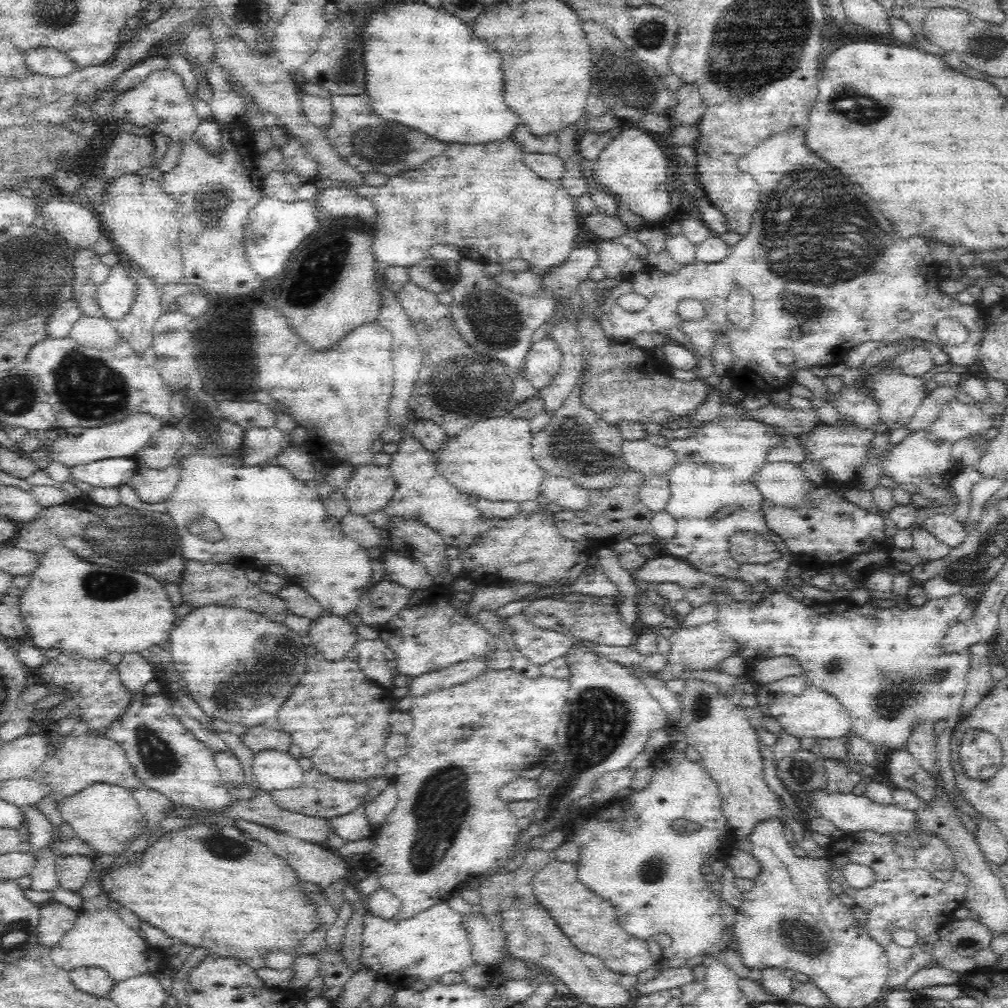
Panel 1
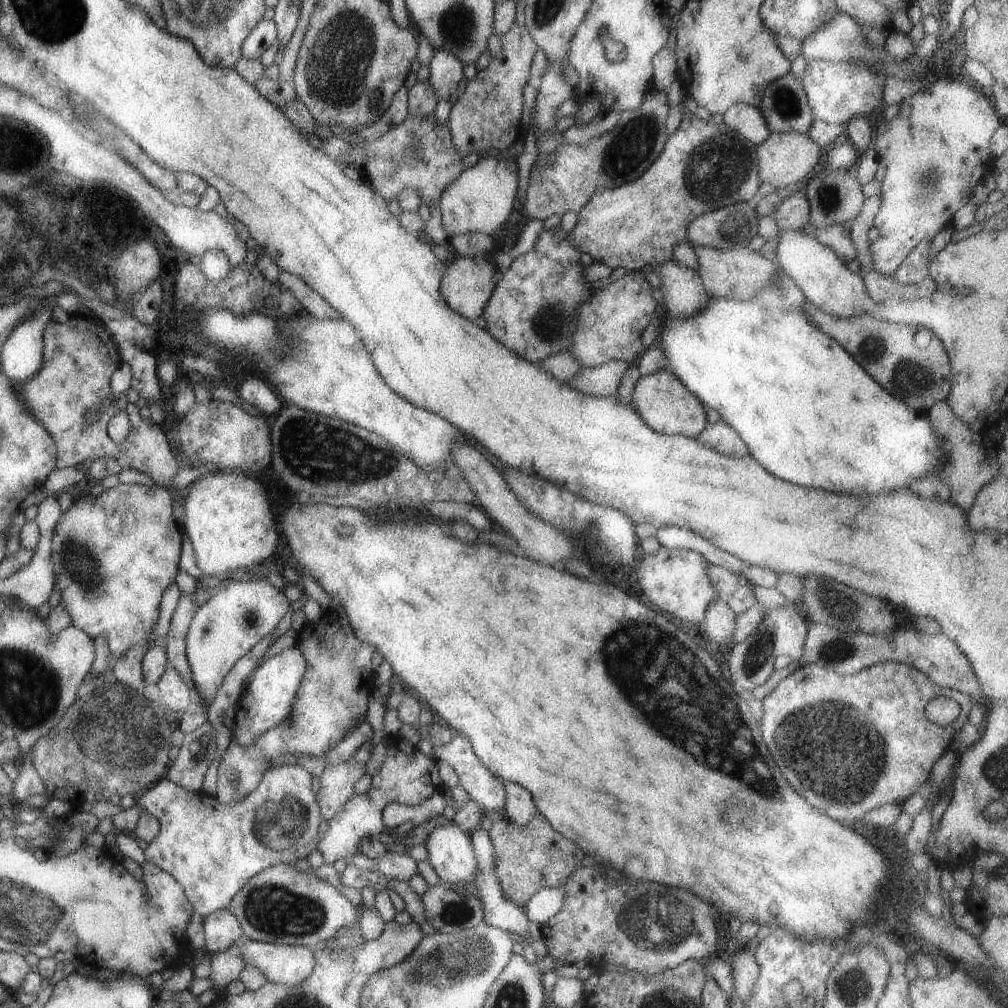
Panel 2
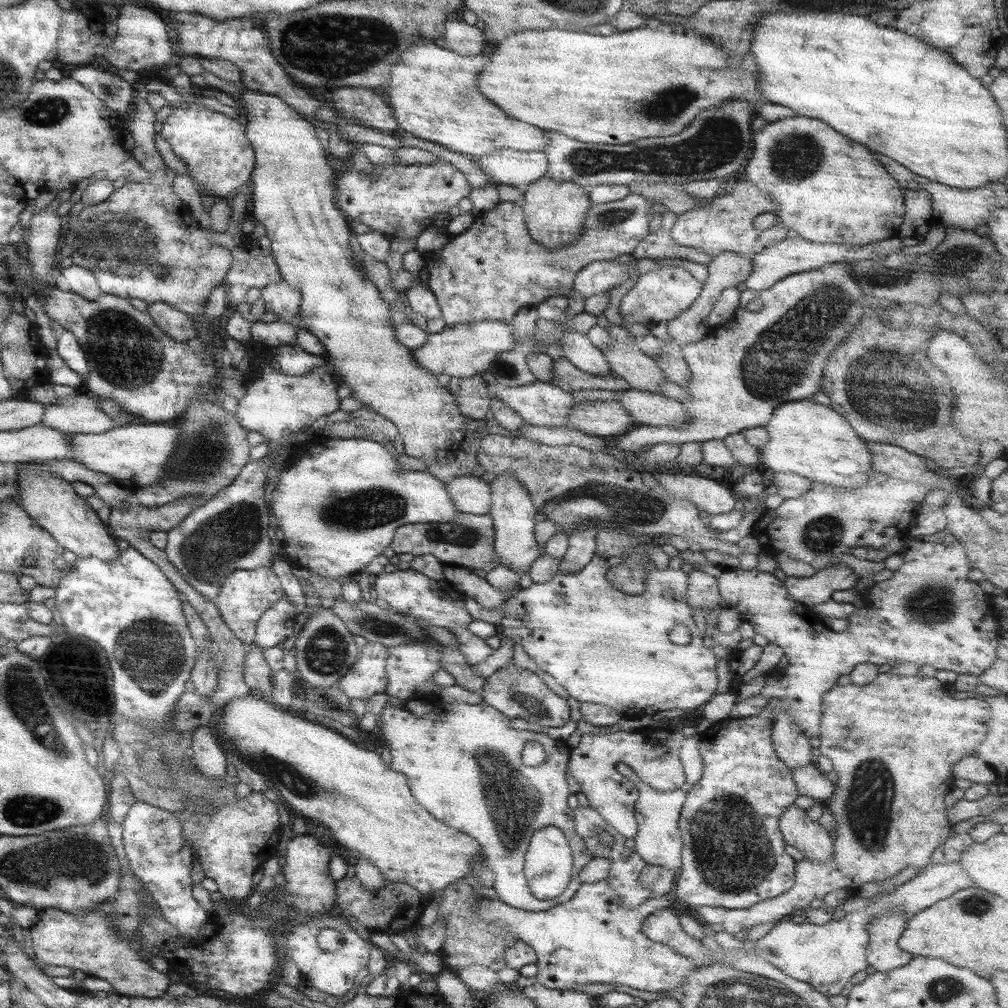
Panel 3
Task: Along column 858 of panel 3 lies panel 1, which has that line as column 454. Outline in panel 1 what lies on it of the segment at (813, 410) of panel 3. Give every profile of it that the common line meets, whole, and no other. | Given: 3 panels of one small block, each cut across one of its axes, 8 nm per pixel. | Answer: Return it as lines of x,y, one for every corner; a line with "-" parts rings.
512,414
500,418
491,418
486,420
473,421
472,424
465,428
459,435
448,437
446,444
439,450
439,453
435,455
437,464
439,464
440,472
450,481
452,486
455,486
458,491
467,495
474,495
479,499
490,501
490,502
515,502
521,504
521,502
526,501
537,501
541,494
542,483
545,482
548,475
546,472
538,466
536,460
531,455
531,438
534,436
534,432
531,431
530,421
526,419
519,419

